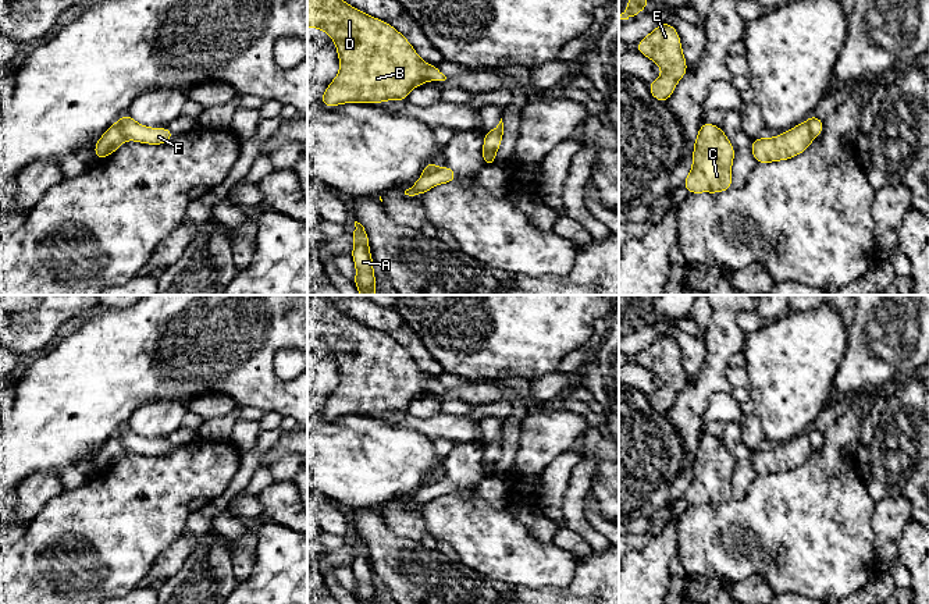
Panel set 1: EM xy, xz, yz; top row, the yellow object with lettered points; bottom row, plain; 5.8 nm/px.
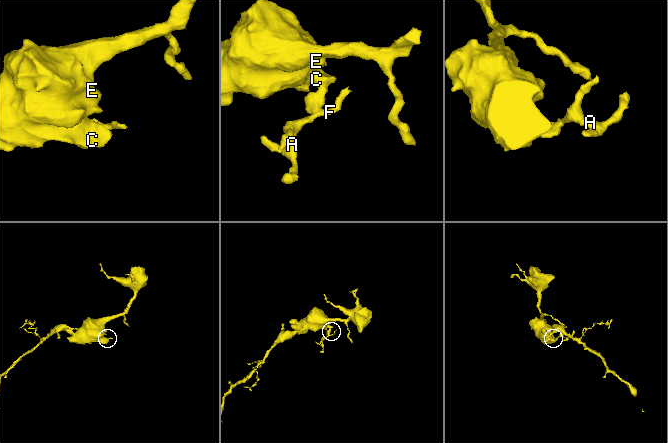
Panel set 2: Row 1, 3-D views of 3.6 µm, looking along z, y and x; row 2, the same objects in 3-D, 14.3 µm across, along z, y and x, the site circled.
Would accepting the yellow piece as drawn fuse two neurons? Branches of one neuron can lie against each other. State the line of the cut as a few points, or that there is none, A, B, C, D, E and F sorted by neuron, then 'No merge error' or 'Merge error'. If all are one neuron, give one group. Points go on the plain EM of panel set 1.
Split along xy (114, 434), (127, 450). Groups: A F / B C D E. Merge error

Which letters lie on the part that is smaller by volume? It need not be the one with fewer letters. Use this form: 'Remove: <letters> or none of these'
Remove: A, F

